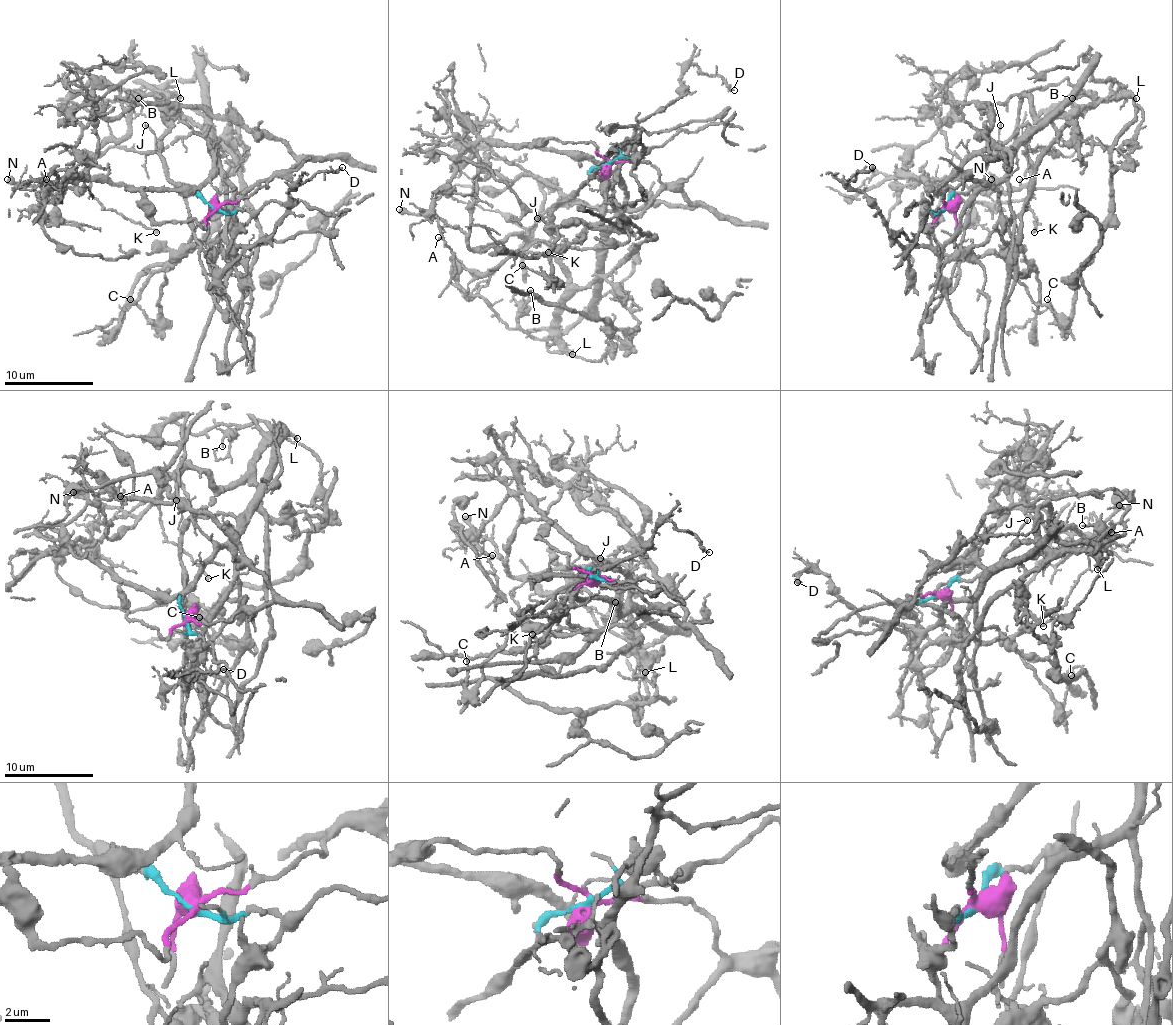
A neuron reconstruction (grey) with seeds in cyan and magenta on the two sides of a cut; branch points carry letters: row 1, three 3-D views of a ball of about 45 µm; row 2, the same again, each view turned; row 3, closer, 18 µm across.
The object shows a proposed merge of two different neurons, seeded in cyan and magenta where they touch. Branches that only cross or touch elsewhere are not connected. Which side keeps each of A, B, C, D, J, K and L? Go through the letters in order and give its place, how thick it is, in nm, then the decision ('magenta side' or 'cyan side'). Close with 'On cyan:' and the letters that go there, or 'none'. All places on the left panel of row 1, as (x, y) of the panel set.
A: place (46, 179); calibre 120 nm; magenta side
B: place (138, 98); calibre 130 nm; magenta side
C: place (130, 299); calibre 100 nm; magenta side
D: place (342, 167); calibre 220 nm; magenta side
J: place (145, 125); calibre 140 nm; cyan side
K: place (156, 232); calibre 190 nm; cyan side
L: place (180, 98); calibre 300 nm; cyan side
On cyan: J, K, L

